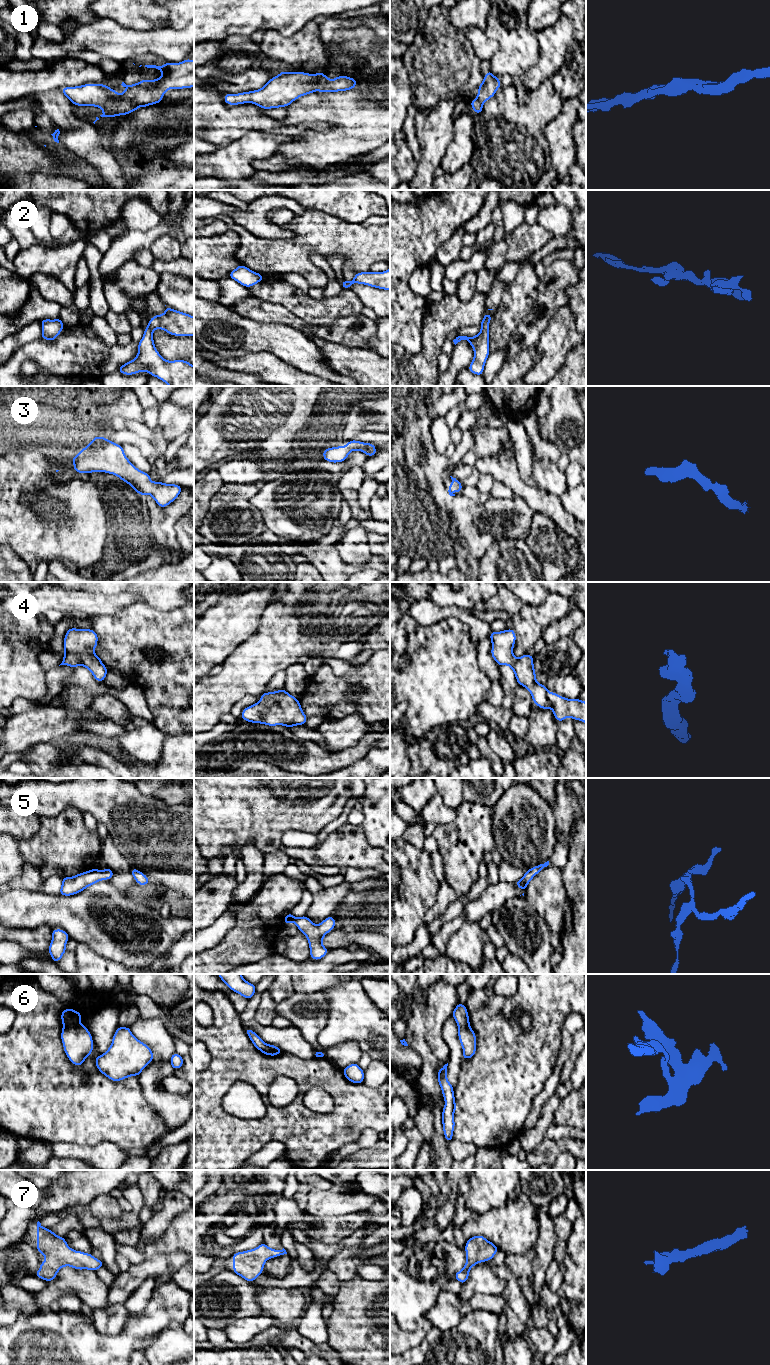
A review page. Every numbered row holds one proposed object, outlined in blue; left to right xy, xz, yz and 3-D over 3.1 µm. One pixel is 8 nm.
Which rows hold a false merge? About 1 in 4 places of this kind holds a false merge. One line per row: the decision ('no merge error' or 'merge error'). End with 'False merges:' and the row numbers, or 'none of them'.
1: no merge error
2: no merge error
3: no merge error
4: no merge error
5: no merge error
6: no merge error
7: no merge error
False merges: none of them

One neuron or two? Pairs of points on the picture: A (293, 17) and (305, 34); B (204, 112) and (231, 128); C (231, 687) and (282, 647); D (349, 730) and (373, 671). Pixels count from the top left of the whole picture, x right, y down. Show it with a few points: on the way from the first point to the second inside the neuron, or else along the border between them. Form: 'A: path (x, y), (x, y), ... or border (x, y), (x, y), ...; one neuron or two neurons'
A: border (320, 18), (310, 20), (294, 34), (278, 32); two neurons
B: path (211, 118), (219, 123), (224, 123); one neuron
C: path (244, 674), (269, 650); one neuron
D: border (333, 719), (341, 719), (357, 713), (369, 724); two neurons

